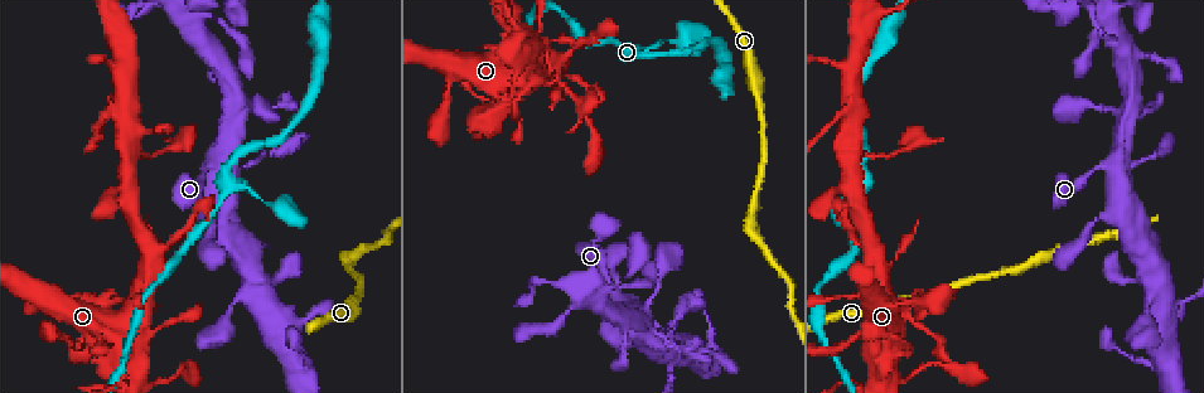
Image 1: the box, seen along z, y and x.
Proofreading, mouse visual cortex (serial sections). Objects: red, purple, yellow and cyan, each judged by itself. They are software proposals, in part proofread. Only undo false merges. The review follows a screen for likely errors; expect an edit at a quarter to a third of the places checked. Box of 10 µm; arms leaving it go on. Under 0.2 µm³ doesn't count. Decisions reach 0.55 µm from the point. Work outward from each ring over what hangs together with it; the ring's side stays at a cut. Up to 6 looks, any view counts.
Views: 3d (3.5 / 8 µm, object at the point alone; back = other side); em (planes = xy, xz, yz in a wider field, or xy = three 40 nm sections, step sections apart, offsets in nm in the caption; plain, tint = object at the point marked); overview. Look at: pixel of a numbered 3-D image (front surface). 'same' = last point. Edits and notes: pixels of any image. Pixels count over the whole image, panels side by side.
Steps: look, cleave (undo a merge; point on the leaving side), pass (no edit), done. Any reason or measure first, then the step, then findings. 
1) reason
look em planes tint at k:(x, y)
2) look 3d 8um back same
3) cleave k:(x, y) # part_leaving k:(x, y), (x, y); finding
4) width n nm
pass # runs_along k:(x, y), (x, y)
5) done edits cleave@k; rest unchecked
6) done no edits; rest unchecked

arms part here
look em xy step 1 tint at 1:(144, 289)

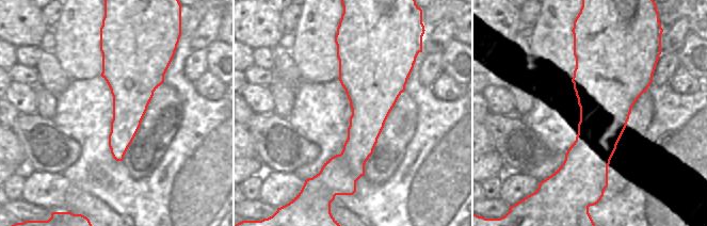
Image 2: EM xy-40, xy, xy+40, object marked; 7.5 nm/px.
look 3d 3.5um back same

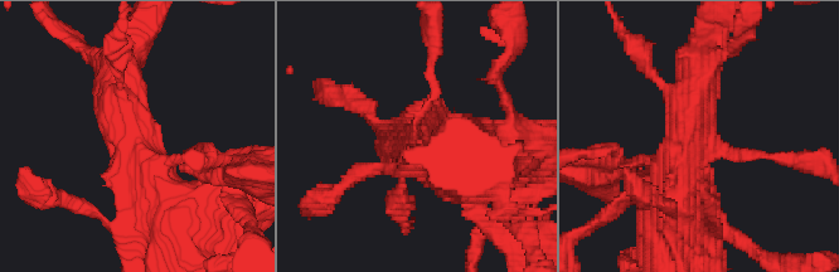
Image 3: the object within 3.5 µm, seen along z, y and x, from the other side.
pass # runs_along 3:(171, 212), (121, 120), (121, 57); all the same cell

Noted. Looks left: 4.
sharp bend
look 3d 8um at 1:(244, 292)

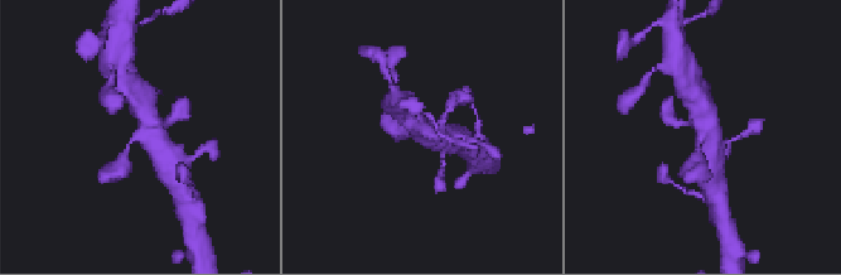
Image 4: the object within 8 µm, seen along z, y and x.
need the tissue
look em xy step 3 tint same

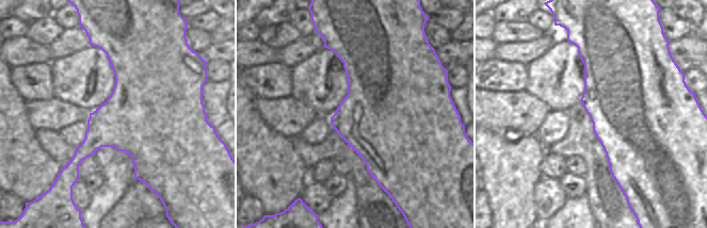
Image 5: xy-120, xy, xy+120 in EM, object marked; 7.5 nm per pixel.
pass # runs_along 4:(136, 97), (168, 158); one cell here

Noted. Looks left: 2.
side arm on a straight run
look 3d 3.5um back at 1:(124, 67)

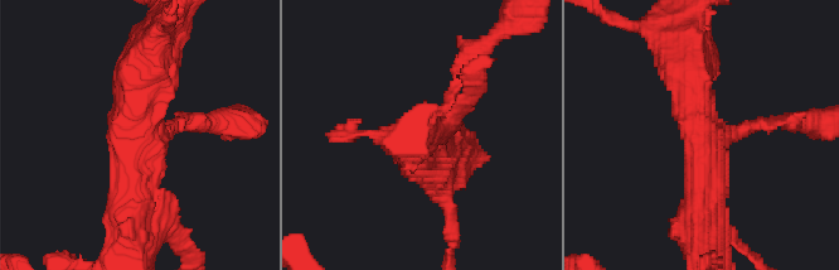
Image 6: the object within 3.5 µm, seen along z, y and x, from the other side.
arms 3; arm_widths 200, 500, 500 nm
look em planes tint at 6:(703, 140)

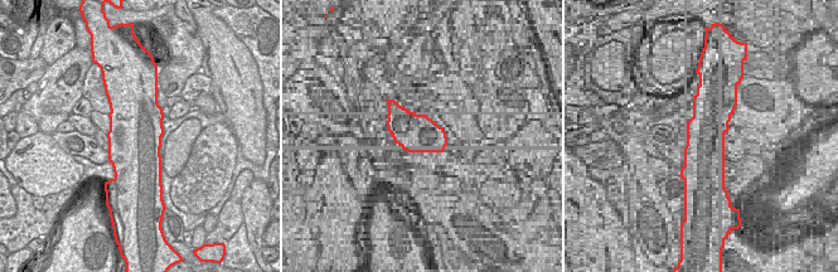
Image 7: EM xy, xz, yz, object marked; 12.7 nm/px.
pass # runs_along 6:(703, 226), (707, 153), (684, 59); continuous, no second cell

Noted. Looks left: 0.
done no edits; rest unchecked

